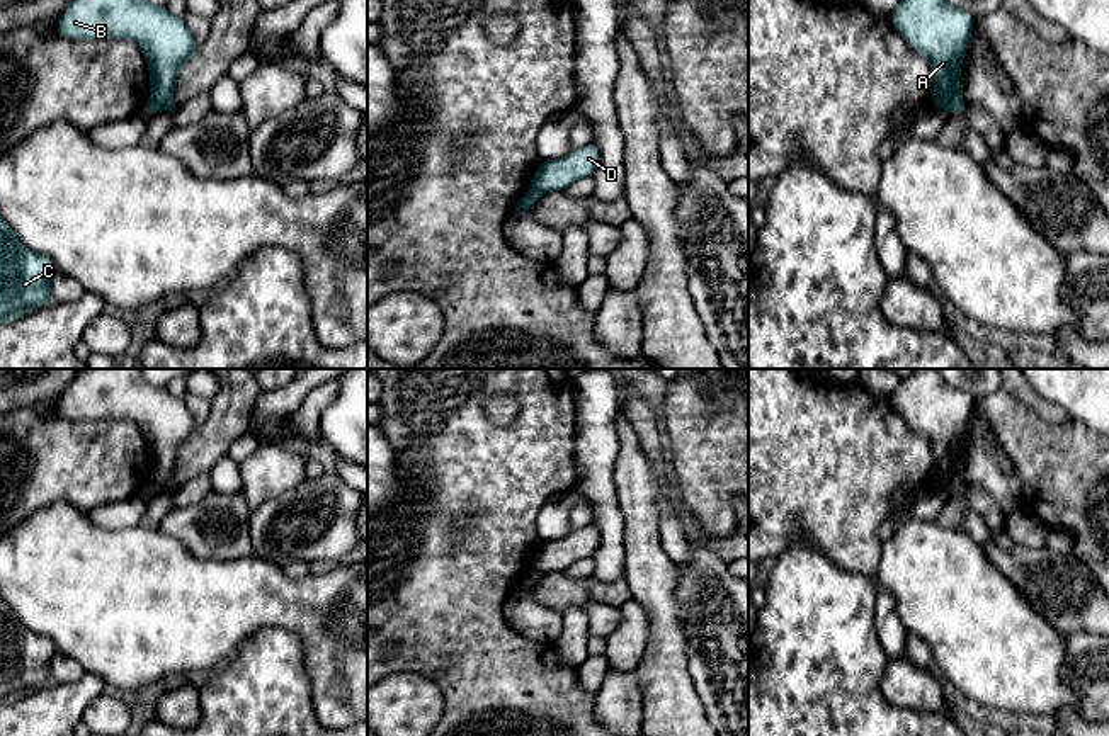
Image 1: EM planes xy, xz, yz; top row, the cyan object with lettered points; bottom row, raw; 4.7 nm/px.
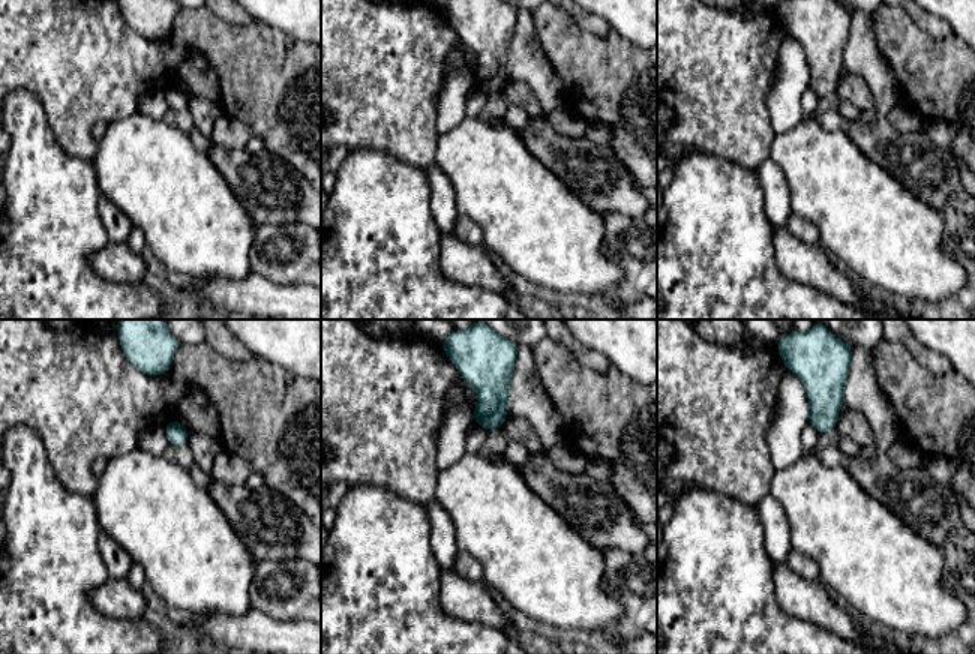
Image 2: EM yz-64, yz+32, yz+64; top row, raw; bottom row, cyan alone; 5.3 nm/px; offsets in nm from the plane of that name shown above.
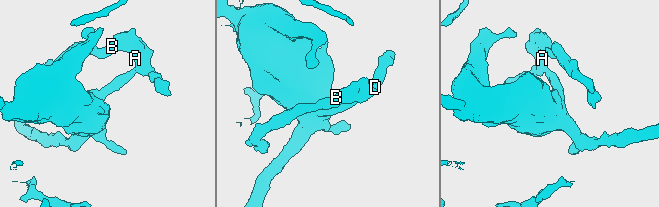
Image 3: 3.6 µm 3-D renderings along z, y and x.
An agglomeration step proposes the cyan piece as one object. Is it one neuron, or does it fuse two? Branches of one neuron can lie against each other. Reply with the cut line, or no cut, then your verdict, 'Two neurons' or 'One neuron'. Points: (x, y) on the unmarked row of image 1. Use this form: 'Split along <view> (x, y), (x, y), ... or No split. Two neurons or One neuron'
Split along yz (960, 476), (949, 492). Two neurons

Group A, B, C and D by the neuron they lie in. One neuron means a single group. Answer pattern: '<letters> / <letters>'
A B D / C

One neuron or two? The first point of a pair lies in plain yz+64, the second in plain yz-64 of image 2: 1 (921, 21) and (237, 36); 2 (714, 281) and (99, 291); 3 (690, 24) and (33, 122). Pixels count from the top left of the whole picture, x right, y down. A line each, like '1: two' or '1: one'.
1: two
2: one
3: two

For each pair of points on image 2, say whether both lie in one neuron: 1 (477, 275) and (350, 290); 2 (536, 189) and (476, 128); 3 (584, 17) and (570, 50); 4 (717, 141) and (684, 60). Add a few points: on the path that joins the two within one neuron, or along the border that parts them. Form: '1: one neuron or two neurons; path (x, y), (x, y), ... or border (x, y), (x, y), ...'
1: two neurons; border (440, 243), (440, 270), (453, 281), (482, 288)
2: one neuron; path (521, 174), (489, 143)
3: two neurons; border (569, 15), (585, 30), (597, 35), (611, 30)
4: one neuron; path (717, 122), (717, 93), (704, 80)

